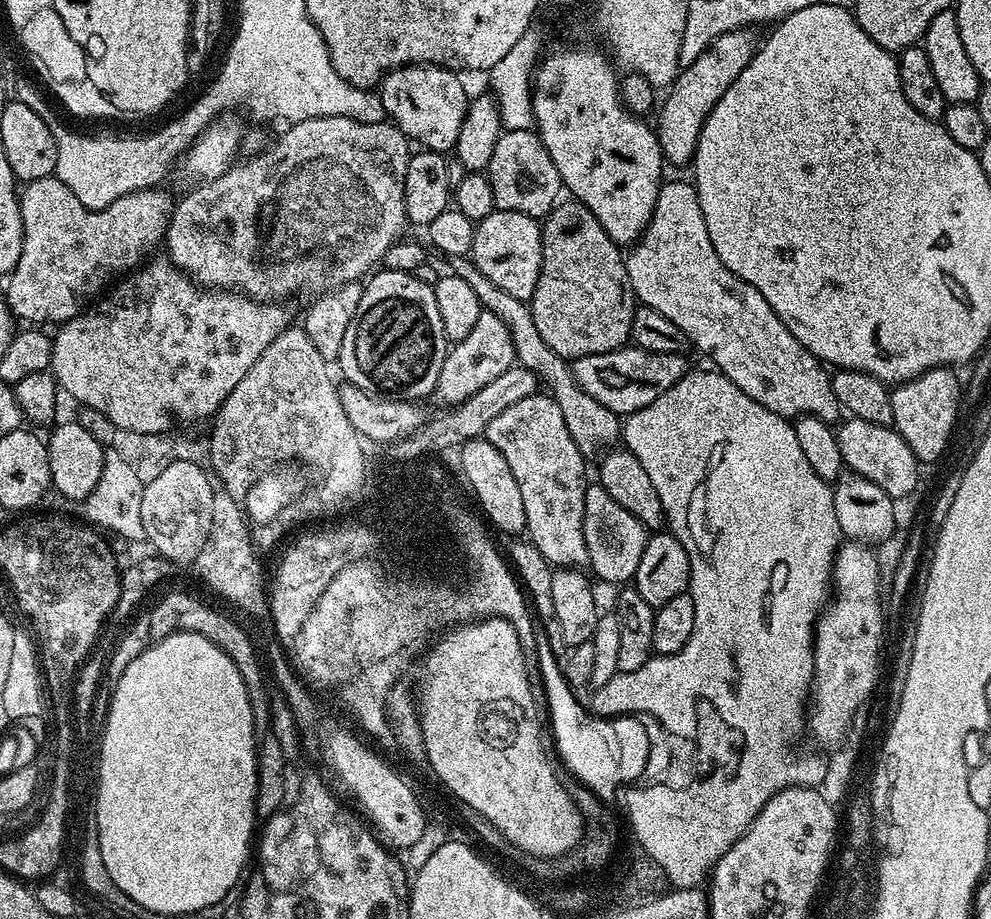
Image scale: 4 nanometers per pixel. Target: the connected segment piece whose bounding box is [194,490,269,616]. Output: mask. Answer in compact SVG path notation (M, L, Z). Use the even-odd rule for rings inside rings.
M225 490L214 491L214 506L210 517L210 534L196 555L194 567L204 584L212 592L217 592L224 600L229 600L236 608L249 612L252 616L260 616L269 611L266 576L252 565L252 560L261 563L261 554L254 554L248 548L248 532L244 532L244 520L240 520L240 512L236 512L236 504L232 504Z

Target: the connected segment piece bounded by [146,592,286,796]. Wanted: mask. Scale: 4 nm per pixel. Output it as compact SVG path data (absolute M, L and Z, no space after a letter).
M168 592L152 608L152 613L148 616L146 631L151 639L162 642L168 636L173 636L176 632L197 632L202 634L214 646L218 646L228 655L230 662L238 666L238 674L242 674L242 682L246 686L246 694L252 703L252 713L254 714L254 730L256 731L256 777L257 793L272 794L284 789L284 764L285 745L279 744L270 737L271 732L271 710L269 708L268 691L264 686L264 672L260 669L260 656L256 653L256 648L252 645L252 640L248 637L248 632L236 620L231 620L224 612L219 612L216 608L211 608L204 600L199 600L196 596L191 596L188 592Z

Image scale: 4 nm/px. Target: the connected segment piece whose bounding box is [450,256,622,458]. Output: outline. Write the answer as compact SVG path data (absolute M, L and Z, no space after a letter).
M454 256L451 257L450 264L452 264L451 271L454 275L462 278L462 282L468 283L474 290L474 294L478 294L481 309L498 314L498 318L506 322L506 330L510 330L510 338L514 338L516 364L536 373L543 383L544 380L548 383L547 391L552 399L558 402L558 410L562 410L562 419L566 421L566 430L570 430L570 438L574 438L574 446L578 446L578 450L588 458L592 458L592 455L595 457L613 447L622 436L621 417L606 410L602 402L594 402L590 394L580 389L578 382L572 376L569 361L559 356L554 350L550 350L542 334L538 334L538 326L534 326L531 307L525 301L506 294L506 290L494 286L494 282L490 282L490 278L486 278L486 274L482 274L482 270L478 270L478 266L472 263L471 259Z

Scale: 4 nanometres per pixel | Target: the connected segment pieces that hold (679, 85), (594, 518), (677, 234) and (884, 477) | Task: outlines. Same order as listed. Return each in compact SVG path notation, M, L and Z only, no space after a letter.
M752 28L730 30L714 38L714 42L710 42L708 49L698 54L698 58L694 58L694 62L681 67L679 76L667 89L668 97L665 100L663 97L659 105L660 125L657 123L654 128L656 137L660 140L662 154L669 165L693 163L698 138L702 134L702 126L710 110L714 110L718 98L726 94L734 78L738 78L738 74L746 70L746 66L752 60L752 55L756 53L758 39L756 40L754 33Z
M592 482L584 490L584 537L591 575L597 581L600 579L608 584L624 586L636 575L649 533L642 522L630 514L630 510L622 510L622 506L618 506L618 502L614 502L614 498L610 498L610 494L606 494L599 483Z
M672 180L661 183L658 202L654 206L654 214L646 226L646 230L627 253L628 277L632 293L643 307L658 310L678 330L682 330L689 338L691 347L700 352L709 352L715 367L742 394L750 394L754 402L766 406L774 414L785 418L799 418L805 414L817 416L827 424L835 425L841 419L842 409L838 398L834 398L834 386L829 369L770 310L770 302L754 290L738 274L734 274L718 258L718 250L714 250L714 242L710 242L710 234L706 234L706 218L702 214L702 206L698 202L695 183L684 180Z
M853 416L836 428L836 437L845 469L854 474L862 474L862 478L870 478L870 482L886 490L886 494L894 502L907 490L914 490L916 481L922 476L919 458L914 450L910 450L910 446L906 446L906 438L902 438L902 434L898 434L891 426L878 426L878 422L862 422L862 418Z

